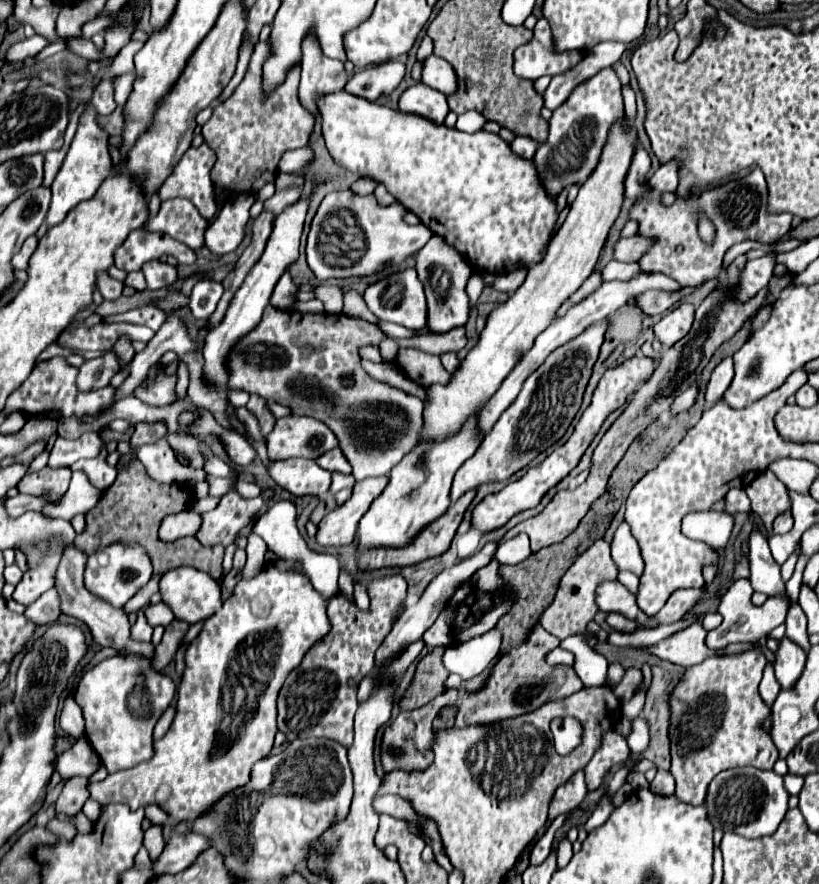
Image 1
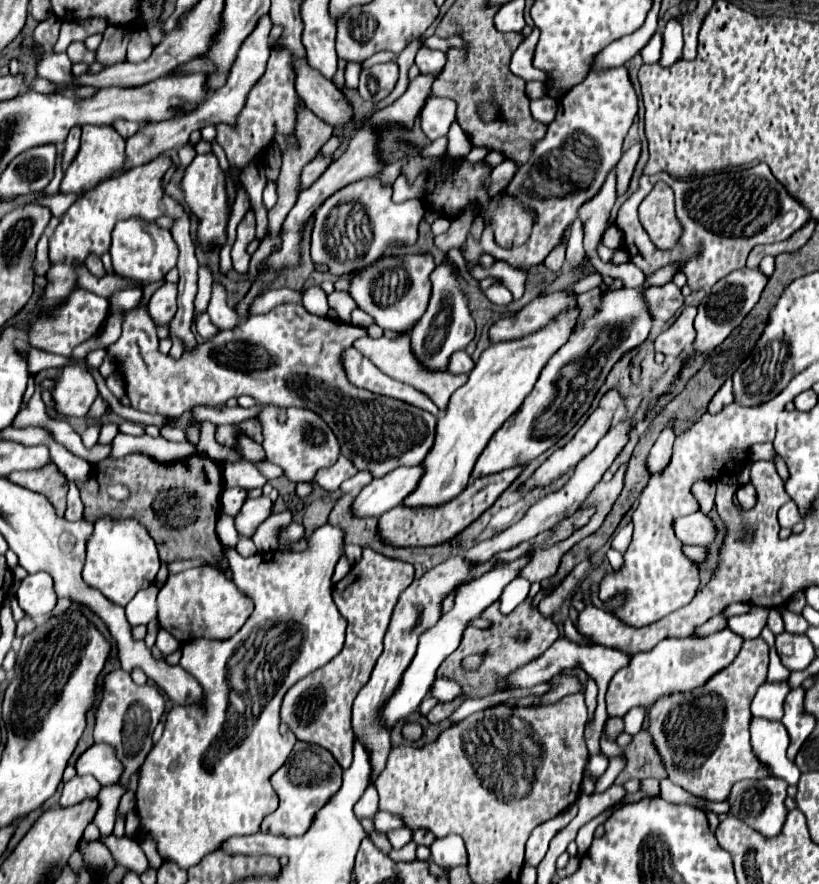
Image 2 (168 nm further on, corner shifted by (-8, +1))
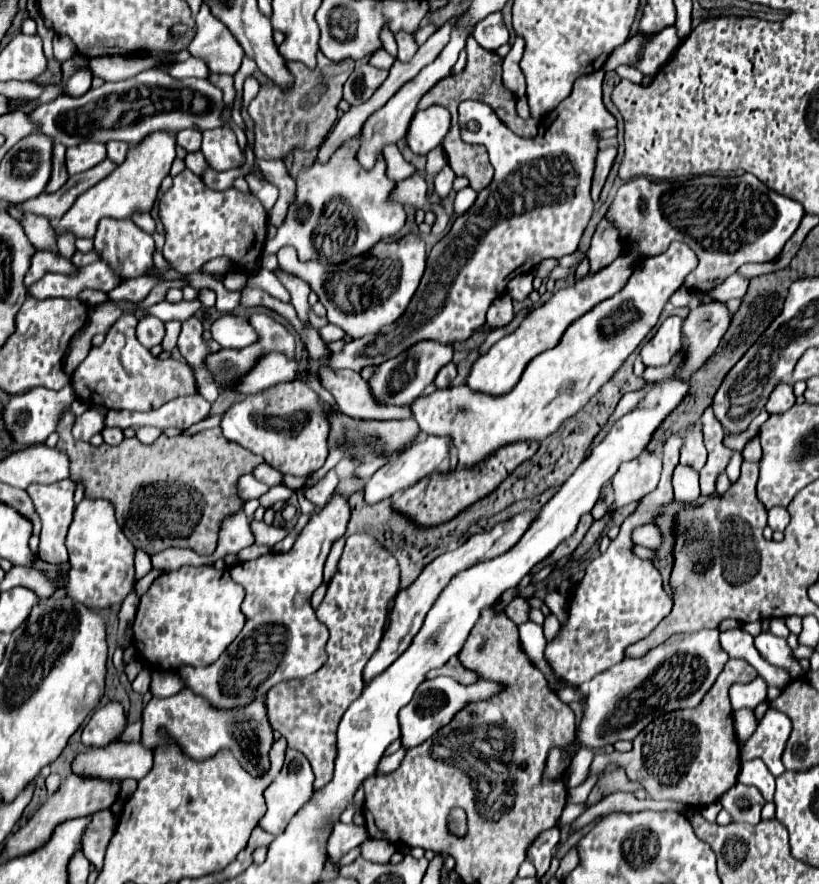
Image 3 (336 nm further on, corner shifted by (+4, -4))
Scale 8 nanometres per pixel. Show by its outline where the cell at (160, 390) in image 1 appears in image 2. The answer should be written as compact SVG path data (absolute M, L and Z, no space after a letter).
M279 304L267 314L249 316L247 324L243 324L243 328L235 328L235 332L219 332L205 344L187 350L179 360L173 360L171 356L159 352L159 338L155 332L151 332L151 328L155 328L155 324L151 324L151 316L145 308L131 310L123 318L121 338L107 348L107 354L117 364L117 372L123 378L125 394L135 410L179 418L191 406L225 404L229 398L239 398L243 394L255 398L257 404L311 408L315 414L323 416L323 420L333 428L341 444L341 454L349 458L357 466L357 470L369 470L375 478L385 476L387 472L403 464L421 464L427 452L433 448L437 424L437 418L433 414L411 408L409 404L399 404L399 400L371 396L371 392L363 392L363 388L351 388L351 384L347 384L339 354L343 352L343 348L349 348L359 336L367 336L367 332L359 326L345 326L329 318L313 316L303 308L303 304Z

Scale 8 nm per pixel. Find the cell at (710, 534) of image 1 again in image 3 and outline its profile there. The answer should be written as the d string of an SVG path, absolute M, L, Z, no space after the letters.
M643 525L633 531L633 541L649 549L659 549L663 545L663 535L657 525Z

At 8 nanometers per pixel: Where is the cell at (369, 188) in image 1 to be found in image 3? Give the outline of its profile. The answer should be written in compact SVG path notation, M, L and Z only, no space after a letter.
M389 145L383 149L383 157L387 161L387 177L391 177L395 183L413 175L415 167L403 159L403 155L399 153L397 145Z

